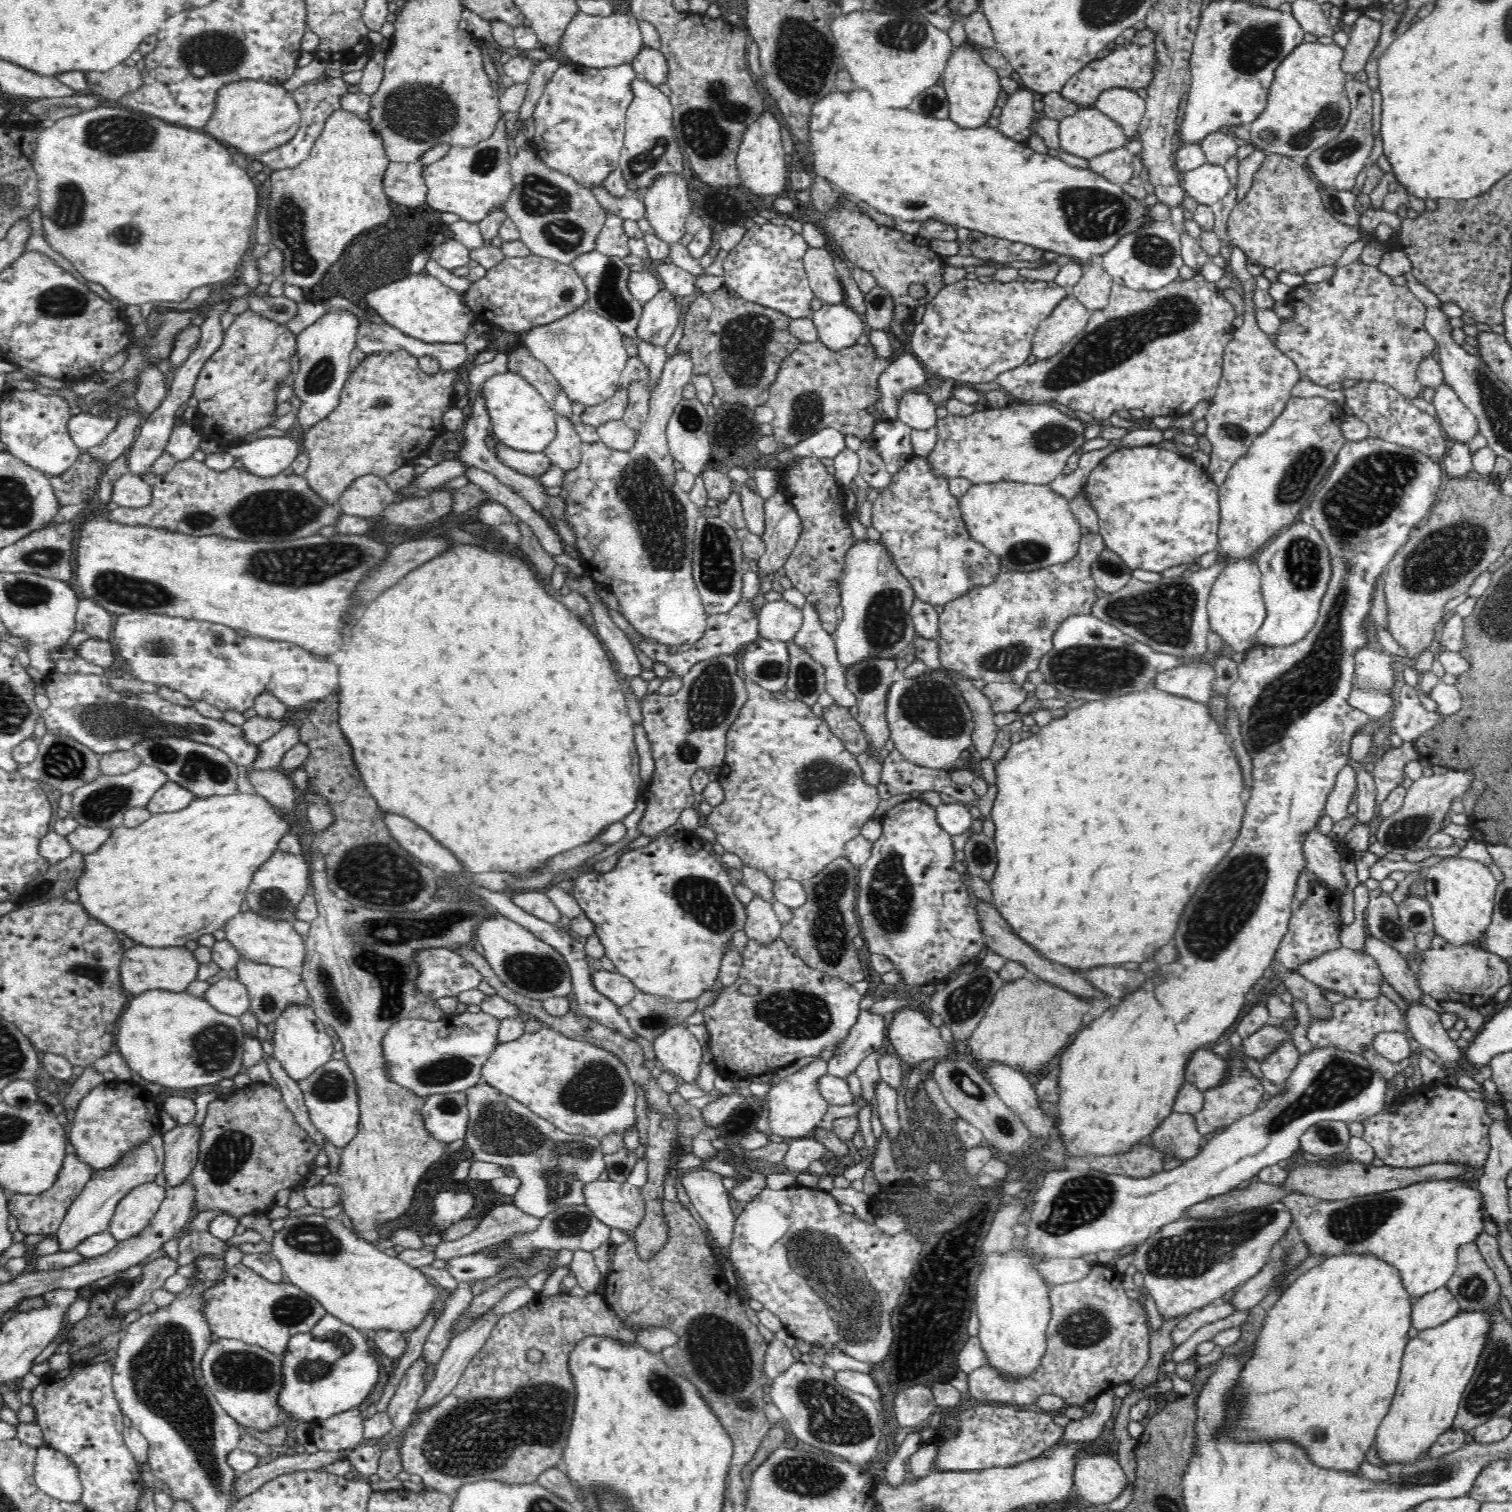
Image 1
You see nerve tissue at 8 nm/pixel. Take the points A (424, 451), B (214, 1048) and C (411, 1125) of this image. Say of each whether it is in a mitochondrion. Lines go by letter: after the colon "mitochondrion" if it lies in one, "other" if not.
A: other
B: mitochondrion
C: other

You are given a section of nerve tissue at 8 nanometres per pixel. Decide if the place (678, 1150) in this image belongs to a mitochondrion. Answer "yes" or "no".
no

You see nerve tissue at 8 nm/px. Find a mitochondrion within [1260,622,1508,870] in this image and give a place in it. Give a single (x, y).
(1407, 833)

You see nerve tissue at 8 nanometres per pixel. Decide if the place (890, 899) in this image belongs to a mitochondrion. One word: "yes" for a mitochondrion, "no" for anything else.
yes

